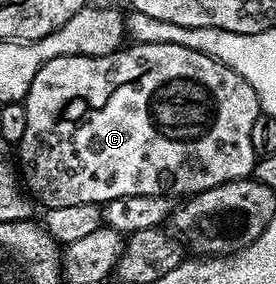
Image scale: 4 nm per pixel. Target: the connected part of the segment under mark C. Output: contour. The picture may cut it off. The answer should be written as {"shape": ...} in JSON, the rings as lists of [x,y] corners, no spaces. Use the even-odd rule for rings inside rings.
{"shape":[[[135,42],[130,46],[131,48],[123,46],[117,52],[103,56],[52,58],[52,62],[40,66],[36,78],[32,78],[32,86],[24,101],[28,114],[28,130],[24,130],[24,138],[16,145],[16,163],[29,195],[37,203],[39,200],[42,206],[46,208],[80,206],[81,204],[105,206],[110,200],[132,194],[152,194],[153,196],[169,194],[174,198],[189,198],[195,192],[215,188],[224,182],[245,180],[253,173],[256,157],[252,150],[252,122],[256,122],[260,109],[256,90],[248,86],[246,79],[236,74],[236,70],[232,70],[222,61],[213,60],[208,54],[197,52],[188,46]]]}

